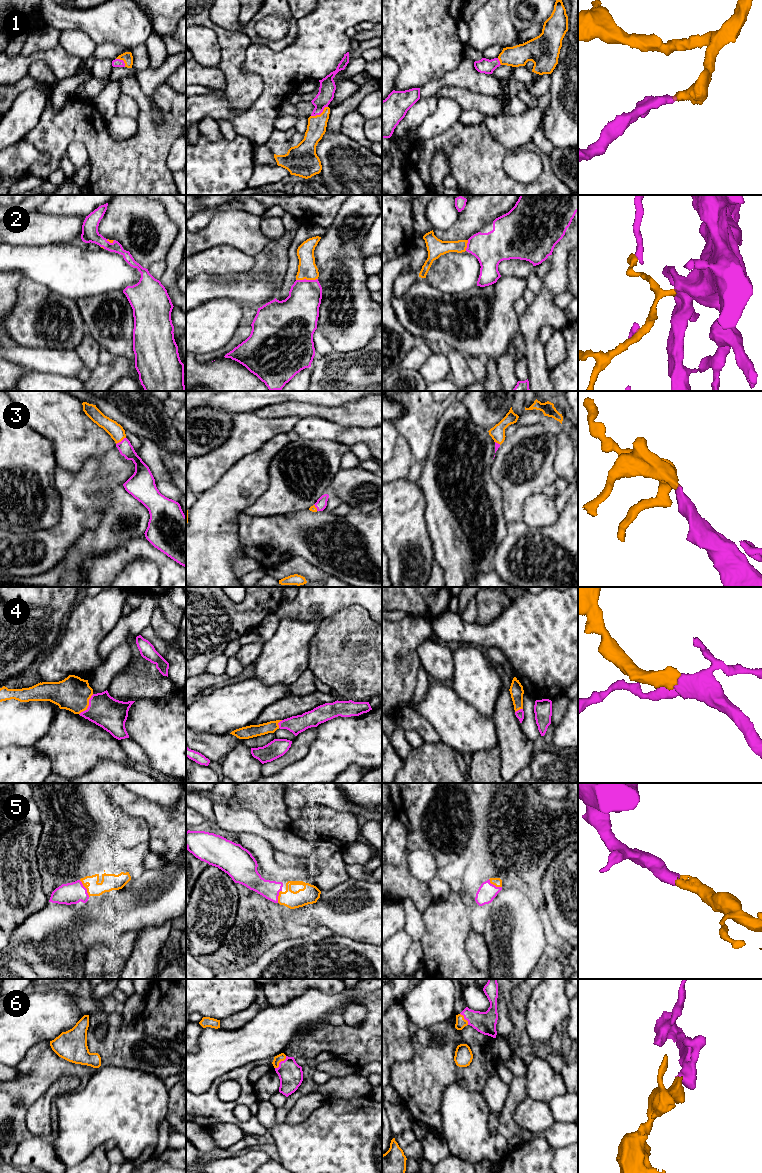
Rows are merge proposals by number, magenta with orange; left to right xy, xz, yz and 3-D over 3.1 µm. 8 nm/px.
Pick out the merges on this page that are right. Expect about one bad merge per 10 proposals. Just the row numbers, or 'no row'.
1, 2, 3, 4, 5, 6

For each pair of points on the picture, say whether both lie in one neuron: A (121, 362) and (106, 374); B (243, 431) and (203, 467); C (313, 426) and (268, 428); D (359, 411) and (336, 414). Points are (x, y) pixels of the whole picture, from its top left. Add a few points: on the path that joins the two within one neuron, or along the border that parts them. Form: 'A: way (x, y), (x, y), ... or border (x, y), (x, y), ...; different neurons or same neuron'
A: way (117, 366), (110, 373); same neuron
B: way (236, 442), (214, 464); same neuron
C: border (300, 419), (293, 429); different neurons
D: way (353, 414), (342, 414); same neuron

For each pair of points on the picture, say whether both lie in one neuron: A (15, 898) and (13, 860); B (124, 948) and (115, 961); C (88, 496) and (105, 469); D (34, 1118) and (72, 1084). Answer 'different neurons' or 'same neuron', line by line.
A: same neuron
B: different neurons
C: same neuron
D: same neuron

